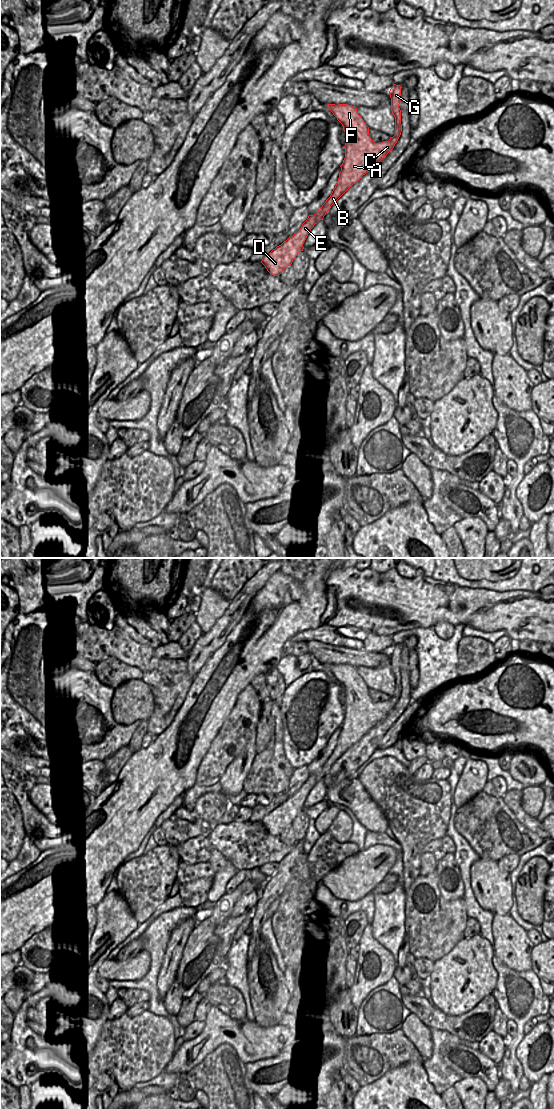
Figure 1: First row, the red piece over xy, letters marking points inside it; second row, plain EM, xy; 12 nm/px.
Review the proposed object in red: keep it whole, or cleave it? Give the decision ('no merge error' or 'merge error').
no merge error

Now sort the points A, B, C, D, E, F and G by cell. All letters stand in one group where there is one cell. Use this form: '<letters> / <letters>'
A B C D E F G

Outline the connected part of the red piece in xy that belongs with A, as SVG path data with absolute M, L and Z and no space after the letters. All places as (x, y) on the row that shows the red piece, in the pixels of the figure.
M394 84L389 94L391 111L395 117L395 135L381 143L375 143L371 139L369 127L358 114L356 107L348 104L328 104L328 108L342 124L345 132L345 158L340 166L339 178L330 197L318 212L309 215L297 233L262 259L261 263L271 275L279 276L292 264L298 253L303 251L303 244L314 225L323 220L331 206L394 148L402 132L399 108L401 86Z

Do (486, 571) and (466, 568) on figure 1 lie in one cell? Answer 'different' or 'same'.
same

